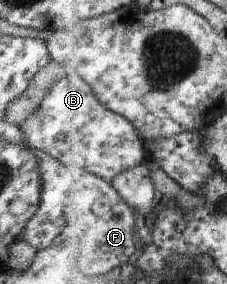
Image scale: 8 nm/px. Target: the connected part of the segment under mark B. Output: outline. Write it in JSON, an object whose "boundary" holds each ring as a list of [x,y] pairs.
{"boundary":[[[83,77],[57,79],[48,88],[39,106],[22,120],[18,127],[22,132],[23,141],[32,150],[48,154],[64,166],[86,168],[107,182],[112,183],[120,173],[128,173],[144,161],[144,142],[139,136],[139,131],[126,117],[107,109]]]}

